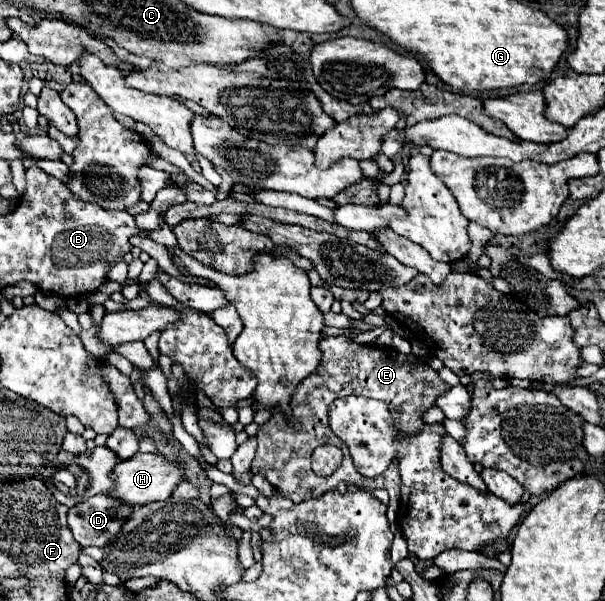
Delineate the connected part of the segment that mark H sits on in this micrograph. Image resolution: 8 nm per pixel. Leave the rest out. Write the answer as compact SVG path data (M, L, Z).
M137 452L133 458L129 458L129 462L119 462L113 470L113 478L115 478L115 490L111 492L111 496L131 502L131 504L149 504L149 502L157 502L157 500L167 500L171 498L173 490L177 488L177 484L185 482L185 474L179 462L169 460L163 454L141 454Z

